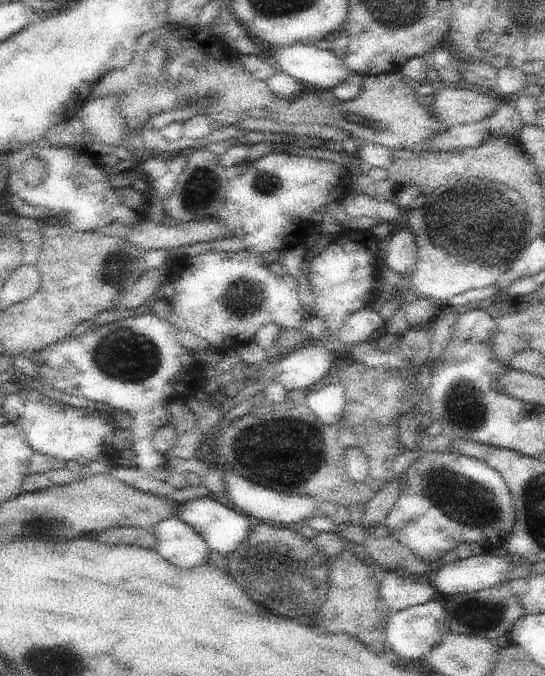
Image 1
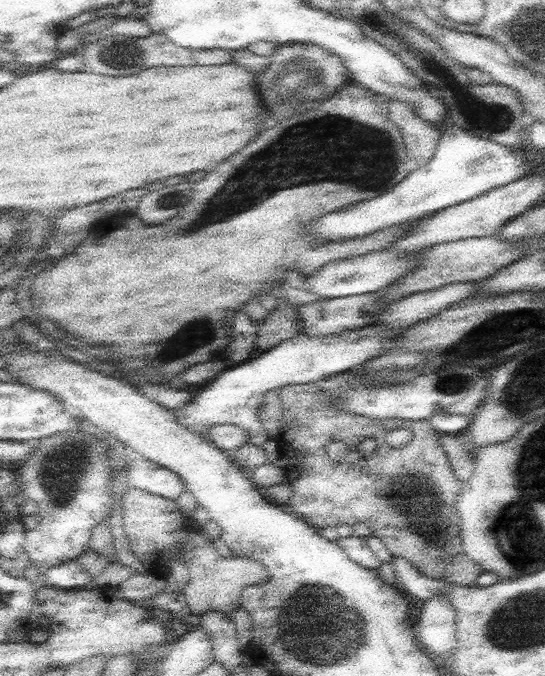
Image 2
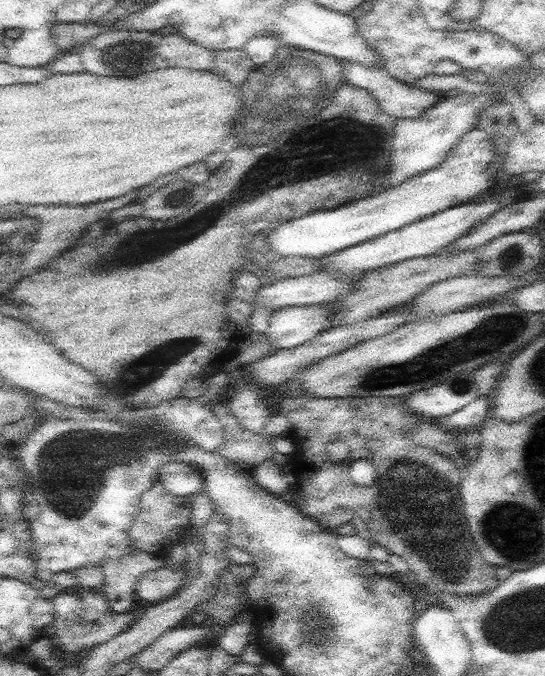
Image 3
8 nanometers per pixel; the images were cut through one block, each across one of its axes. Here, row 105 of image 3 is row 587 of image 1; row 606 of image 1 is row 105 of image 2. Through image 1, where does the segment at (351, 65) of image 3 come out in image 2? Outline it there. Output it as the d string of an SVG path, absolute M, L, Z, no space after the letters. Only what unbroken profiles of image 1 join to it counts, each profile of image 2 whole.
M387 100L392 120L401 128L407 150L407 167L416 171L434 158L443 131L422 120L415 108L403 100Z

